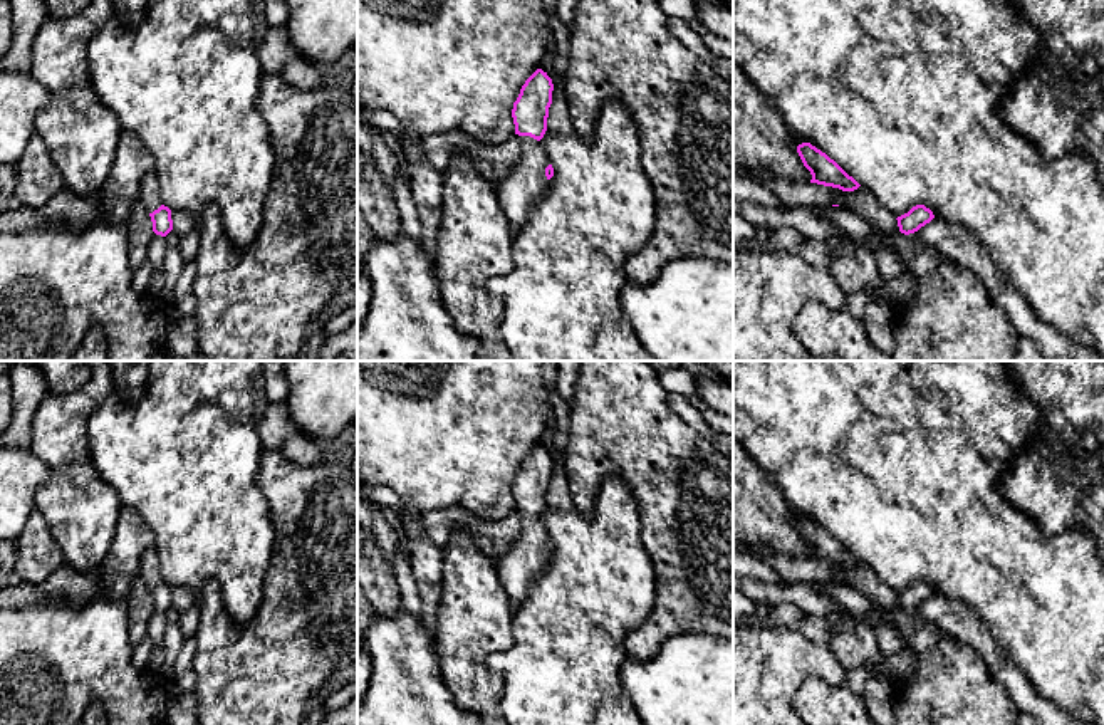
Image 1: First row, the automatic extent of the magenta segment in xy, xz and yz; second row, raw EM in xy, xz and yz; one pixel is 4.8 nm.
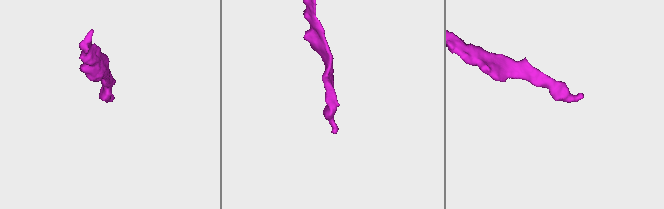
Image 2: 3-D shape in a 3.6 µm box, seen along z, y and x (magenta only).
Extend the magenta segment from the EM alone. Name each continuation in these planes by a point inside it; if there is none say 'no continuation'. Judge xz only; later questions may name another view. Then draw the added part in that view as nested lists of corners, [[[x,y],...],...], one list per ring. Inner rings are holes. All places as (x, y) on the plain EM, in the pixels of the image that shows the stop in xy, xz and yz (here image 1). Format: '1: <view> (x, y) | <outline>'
1: xz (519, 568) | [[[518,512],[520,535],[510,549],[495,561],[500,582],[513,606],[518,609],[527,599],[532,584],[547,569],[545,544],[550,540],[540,517]]]

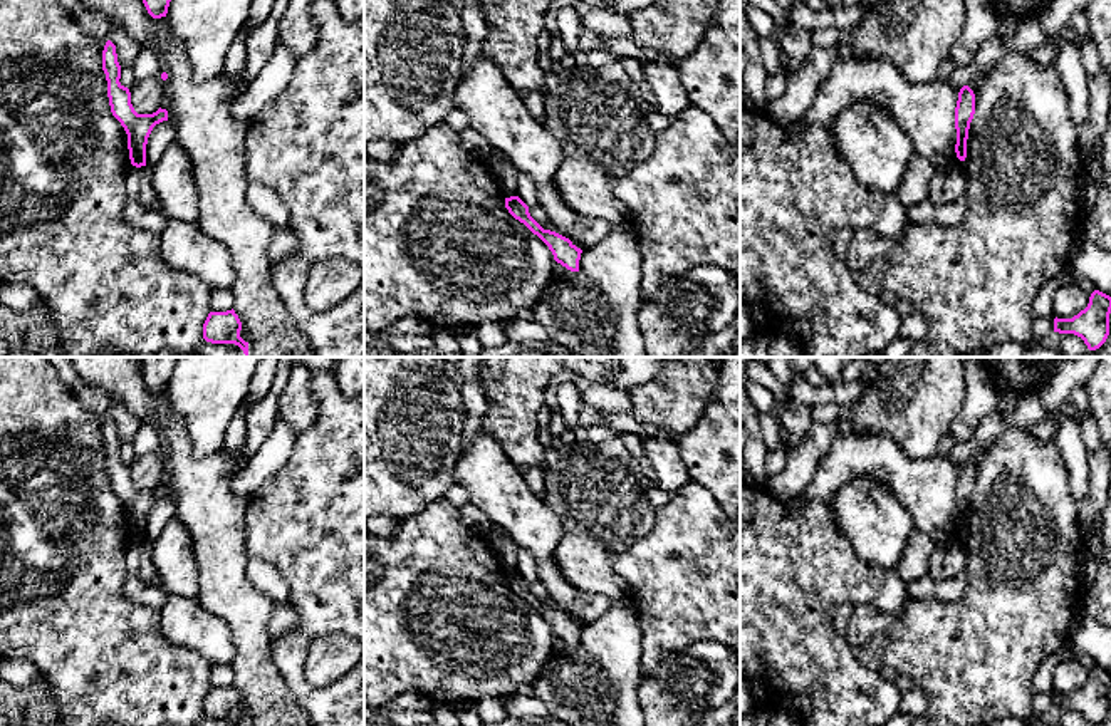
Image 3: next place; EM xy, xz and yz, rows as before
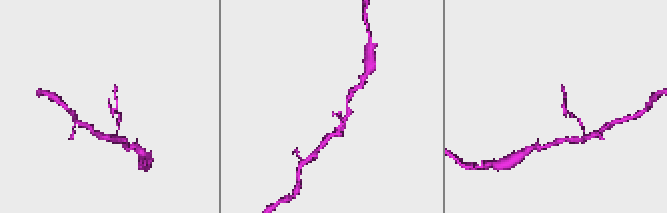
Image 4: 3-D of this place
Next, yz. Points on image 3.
no continuation

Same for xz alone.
no continuation

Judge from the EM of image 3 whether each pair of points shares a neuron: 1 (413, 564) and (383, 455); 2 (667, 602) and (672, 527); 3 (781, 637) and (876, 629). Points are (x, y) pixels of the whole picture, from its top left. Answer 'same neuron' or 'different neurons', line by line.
1: different neurons
2: same neuron
3: different neurons

